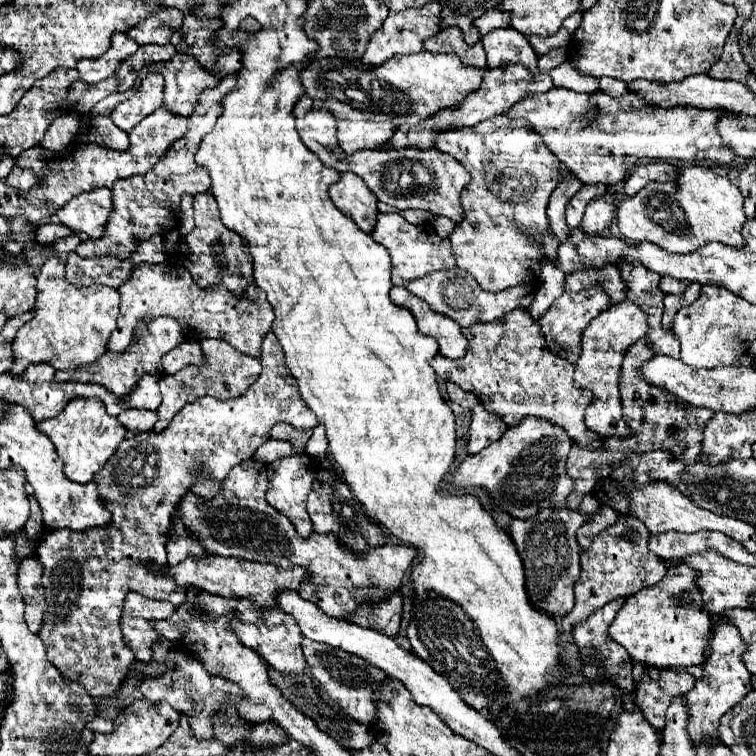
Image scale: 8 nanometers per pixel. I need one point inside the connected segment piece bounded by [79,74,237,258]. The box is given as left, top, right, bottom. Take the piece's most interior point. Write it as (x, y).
(143, 204)

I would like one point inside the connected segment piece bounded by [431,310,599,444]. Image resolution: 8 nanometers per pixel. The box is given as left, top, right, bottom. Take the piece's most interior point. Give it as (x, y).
(507, 366)

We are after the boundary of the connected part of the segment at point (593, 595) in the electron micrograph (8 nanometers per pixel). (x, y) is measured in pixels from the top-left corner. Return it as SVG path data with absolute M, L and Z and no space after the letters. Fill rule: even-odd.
M621 516L617 524L595 536L591 548L581 554L581 576L575 582L575 608L561 620L563 630L571 630L573 624L583 622L591 612L603 608L607 602L629 598L635 592L663 580L667 568L659 556L649 550L649 536L651 534L645 524L633 516Z

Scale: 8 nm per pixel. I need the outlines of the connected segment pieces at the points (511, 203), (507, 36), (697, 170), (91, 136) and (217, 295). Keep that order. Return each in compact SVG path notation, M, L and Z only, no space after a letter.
M499 115L475 126L457 126L457 138L447 136L449 130L441 132L441 138L435 138L435 148L451 154L459 160L471 174L471 184L461 194L461 202L465 208L465 222L459 224L449 236L457 266L469 272L477 284L481 284L487 292L501 292L509 286L519 286L527 282L535 282L541 274L541 260L555 264L559 240L553 238L547 220L547 202L555 186L569 176L569 170L551 154L551 150L543 144L541 136L527 124L527 120L511 120Z
M511 28L491 30L483 38L483 48L487 52L487 68L499 68L501 64L521 64L531 72L537 72L537 54L529 40Z
M703 166L683 168L673 182L647 184L639 194L625 198L617 210L617 226L627 240L649 240L671 254L691 254L709 242L741 248L745 220L739 188Z
M109 94L105 100L96 104L91 112L82 114L75 142L107 146L111 150L125 152L129 148L128 134L117 128L110 118L115 104L119 104L119 94Z
M167 258L163 264L139 264L131 280L127 280L119 288L119 294L121 312L117 318L117 328L111 332L111 338L107 342L107 350L113 352L123 352L131 344L135 328L141 320L171 316L181 324L185 340L221 339L241 350L243 354L259 358L263 336L265 332L271 332L275 319L265 292L259 290L255 284L249 284L245 294L239 298L221 284L199 288L187 268L177 258Z

